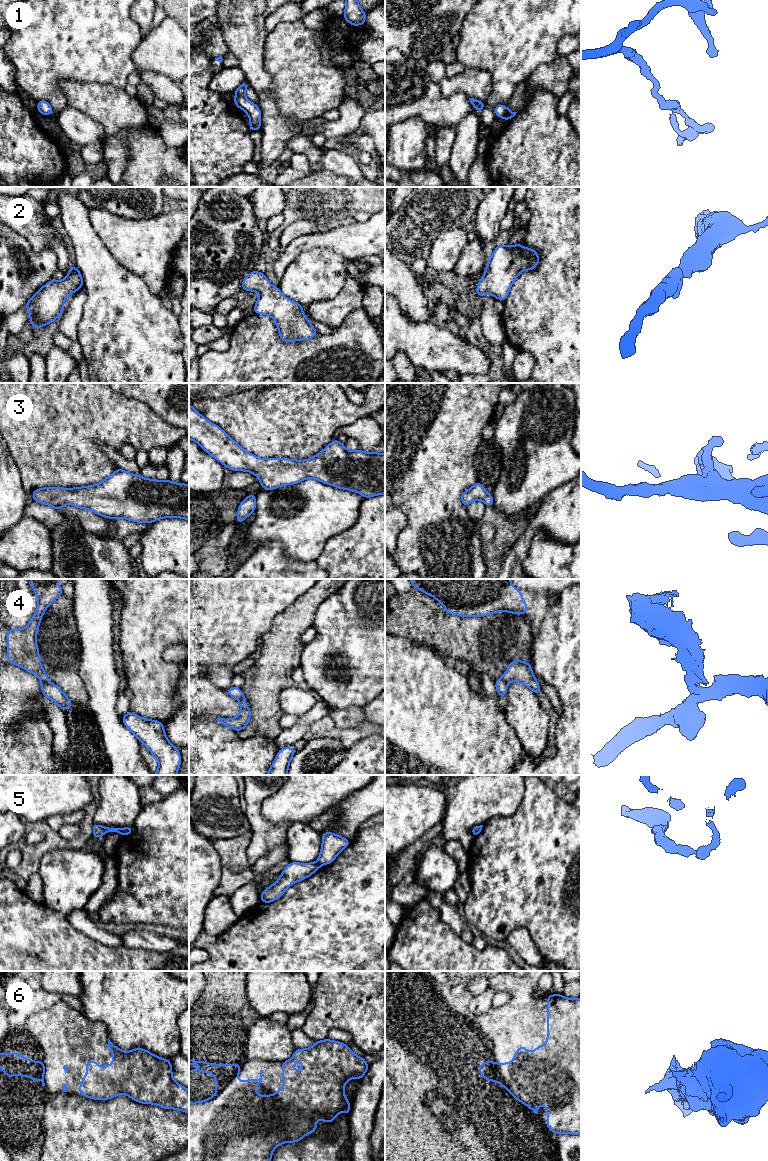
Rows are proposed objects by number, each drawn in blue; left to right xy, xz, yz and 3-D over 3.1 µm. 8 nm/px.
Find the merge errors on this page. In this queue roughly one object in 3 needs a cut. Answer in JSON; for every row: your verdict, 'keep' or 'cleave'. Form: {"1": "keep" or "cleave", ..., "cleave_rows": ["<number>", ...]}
{"1": "keep", "2": "keep", "3": "keep", "4": "cleave", "5": "cleave", "6": "cleave", "cleave_rows": ["4", "5", "6"]}

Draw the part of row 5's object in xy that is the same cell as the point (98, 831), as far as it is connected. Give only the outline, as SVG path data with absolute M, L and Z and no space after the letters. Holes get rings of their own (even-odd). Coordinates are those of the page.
M93 823L93 836L94 838L101 838L107 832L115 832L121 834L122 828L117 827L103 827L97 823Z

